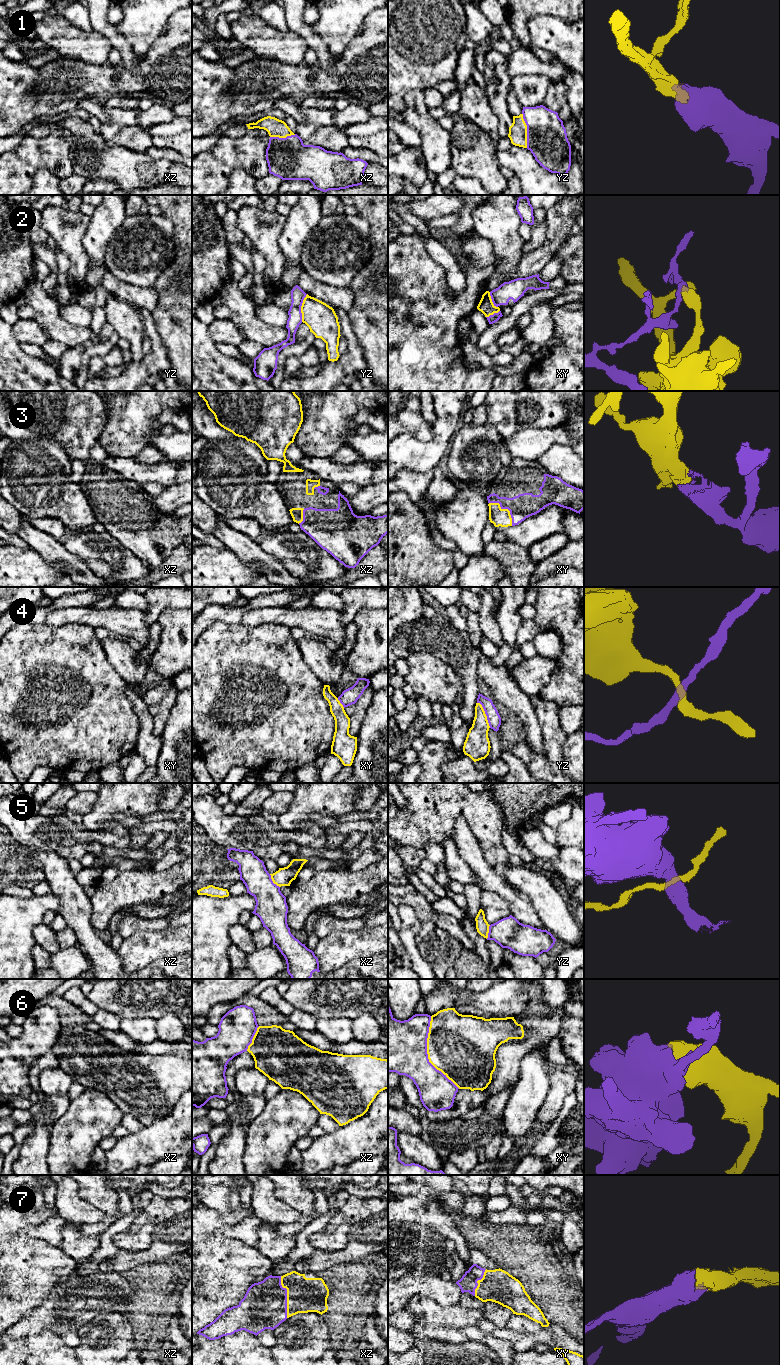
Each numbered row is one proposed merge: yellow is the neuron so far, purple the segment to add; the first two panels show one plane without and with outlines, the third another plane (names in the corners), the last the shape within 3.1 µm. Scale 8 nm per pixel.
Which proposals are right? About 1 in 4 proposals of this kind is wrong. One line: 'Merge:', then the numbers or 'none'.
Merge: 1, 3, 7

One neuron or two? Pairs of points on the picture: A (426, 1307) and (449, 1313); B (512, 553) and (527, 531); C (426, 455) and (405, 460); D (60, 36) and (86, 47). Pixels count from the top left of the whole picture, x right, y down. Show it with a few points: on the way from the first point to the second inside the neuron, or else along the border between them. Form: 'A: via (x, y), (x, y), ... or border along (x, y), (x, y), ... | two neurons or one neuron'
A: via (432, 1312), (443, 1313) | one neuron
B: border along (505, 539), (515, 541), (527, 548) | two neurons
C: via (421, 455), (410, 455) | one neuron
D: via (66, 39), (80, 44) | one neuron

